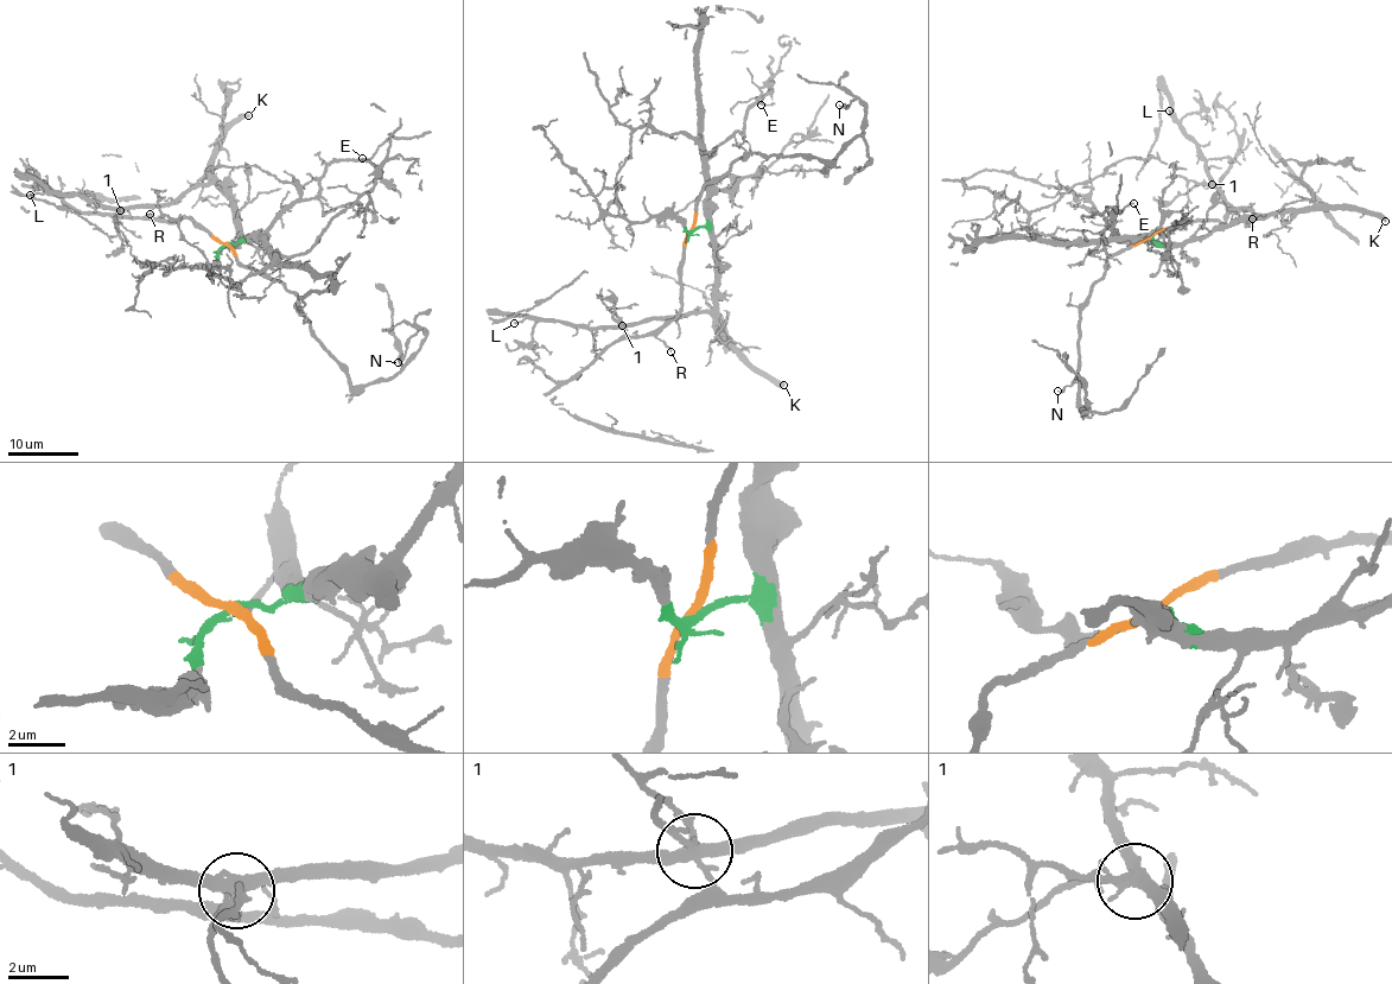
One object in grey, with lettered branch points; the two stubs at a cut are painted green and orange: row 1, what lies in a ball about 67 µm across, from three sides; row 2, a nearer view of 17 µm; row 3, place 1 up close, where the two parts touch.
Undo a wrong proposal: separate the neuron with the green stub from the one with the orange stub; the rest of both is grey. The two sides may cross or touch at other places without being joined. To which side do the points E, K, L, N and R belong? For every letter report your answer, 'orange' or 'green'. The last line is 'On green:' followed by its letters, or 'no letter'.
E: green
K: green
L: green
N: orange
R: orange
On green: E, K, L

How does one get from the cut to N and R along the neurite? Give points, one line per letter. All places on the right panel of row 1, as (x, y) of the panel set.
N: (1150, 236), (1112, 254), (1085, 305), (1078, 386), (1086, 412), (1082, 412), (1088, 408), (1079, 375), (1057, 391)
R: (1150, 236), (1161, 230), (1209, 218), (1221, 224), (1232, 211), (1253, 218)

